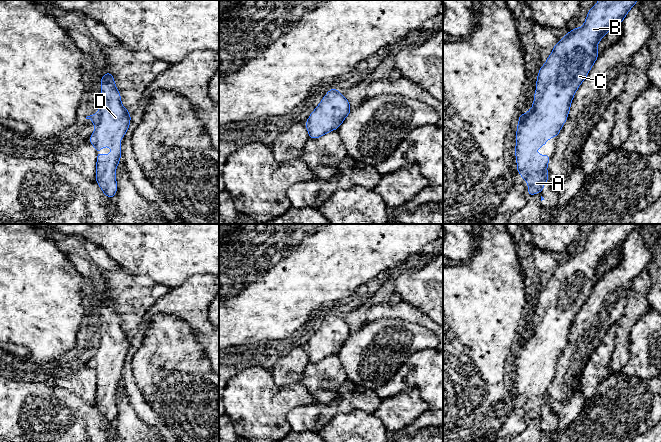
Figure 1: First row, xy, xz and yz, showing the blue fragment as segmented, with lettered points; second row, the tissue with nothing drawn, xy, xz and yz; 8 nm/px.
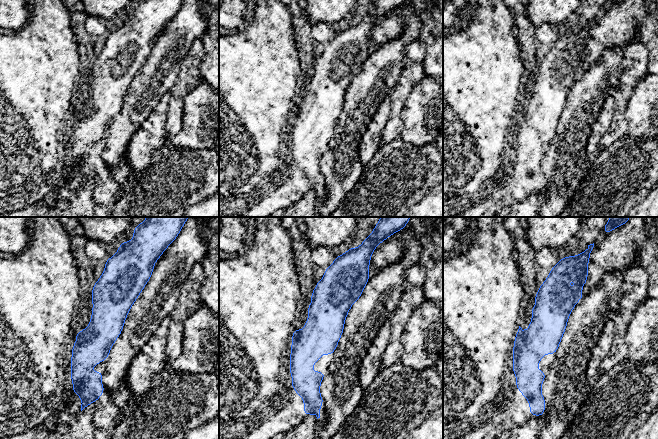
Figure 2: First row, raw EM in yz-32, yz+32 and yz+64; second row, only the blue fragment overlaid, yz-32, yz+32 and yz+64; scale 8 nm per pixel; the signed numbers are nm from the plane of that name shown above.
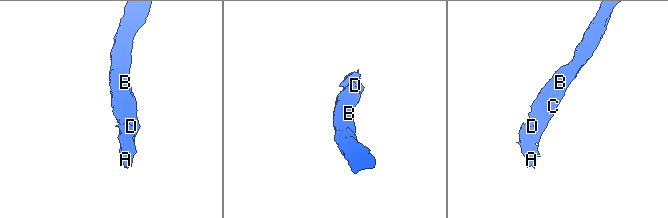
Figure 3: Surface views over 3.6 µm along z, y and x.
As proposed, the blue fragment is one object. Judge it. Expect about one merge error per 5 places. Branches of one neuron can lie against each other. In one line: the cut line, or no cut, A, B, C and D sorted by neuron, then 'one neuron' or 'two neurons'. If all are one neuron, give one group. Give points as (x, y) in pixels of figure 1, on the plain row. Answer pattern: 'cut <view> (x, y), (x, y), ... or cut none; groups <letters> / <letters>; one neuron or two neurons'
cut none; groups A B C D; one neuron

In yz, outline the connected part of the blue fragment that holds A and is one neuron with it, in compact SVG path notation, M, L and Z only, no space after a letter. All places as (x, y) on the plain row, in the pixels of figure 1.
M599 224L587 237L587 242L582 252L573 252L566 260L557 266L553 271L553 275L547 282L547 285L539 293L537 300L536 315L534 318L534 328L527 338L519 337L519 347L516 356L516 386L517 396L525 405L528 406L528 421L543 415L544 407L549 404L547 397L547 388L552 379L537 379L536 373L543 371L550 361L557 361L565 345L571 331L571 325L580 310L587 301L591 291L599 281L597 277L597 269L602 261L612 253L615 249L622 247L628 235L637 227L638 224Z

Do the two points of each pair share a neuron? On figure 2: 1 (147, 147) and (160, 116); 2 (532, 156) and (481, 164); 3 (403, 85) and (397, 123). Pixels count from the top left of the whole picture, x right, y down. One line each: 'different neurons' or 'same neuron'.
1: same neuron
2: different neurons
3: same neuron

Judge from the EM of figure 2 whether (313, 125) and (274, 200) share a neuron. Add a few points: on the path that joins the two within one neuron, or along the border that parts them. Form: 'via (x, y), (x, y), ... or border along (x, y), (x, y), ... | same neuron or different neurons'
via (302, 144), (302, 168), (300, 176), (293, 183) | same neuron

